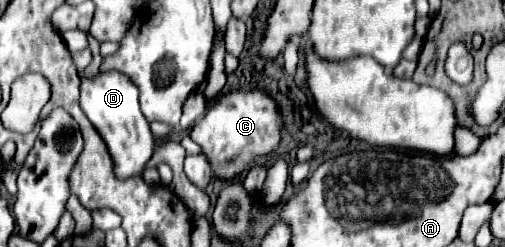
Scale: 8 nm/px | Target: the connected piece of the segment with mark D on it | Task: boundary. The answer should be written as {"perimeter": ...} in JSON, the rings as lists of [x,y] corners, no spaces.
{"perimeter":[[[98,72],[96,78],[84,78],[82,76],[82,86],[80,86],[80,108],[82,112],[86,114],[86,118],[92,122],[92,126],[98,130],[98,134],[102,136],[110,156],[112,156],[112,162],[114,162],[114,174],[116,178],[134,178],[134,176],[140,176],[146,168],[146,164],[150,162],[152,154],[154,154],[154,148],[156,148],[156,140],[154,140],[154,134],[150,130],[150,124],[148,120],[144,118],[142,110],[140,110],[140,104],[138,104],[138,88],[130,82],[130,78],[126,78],[122,72]]]}

